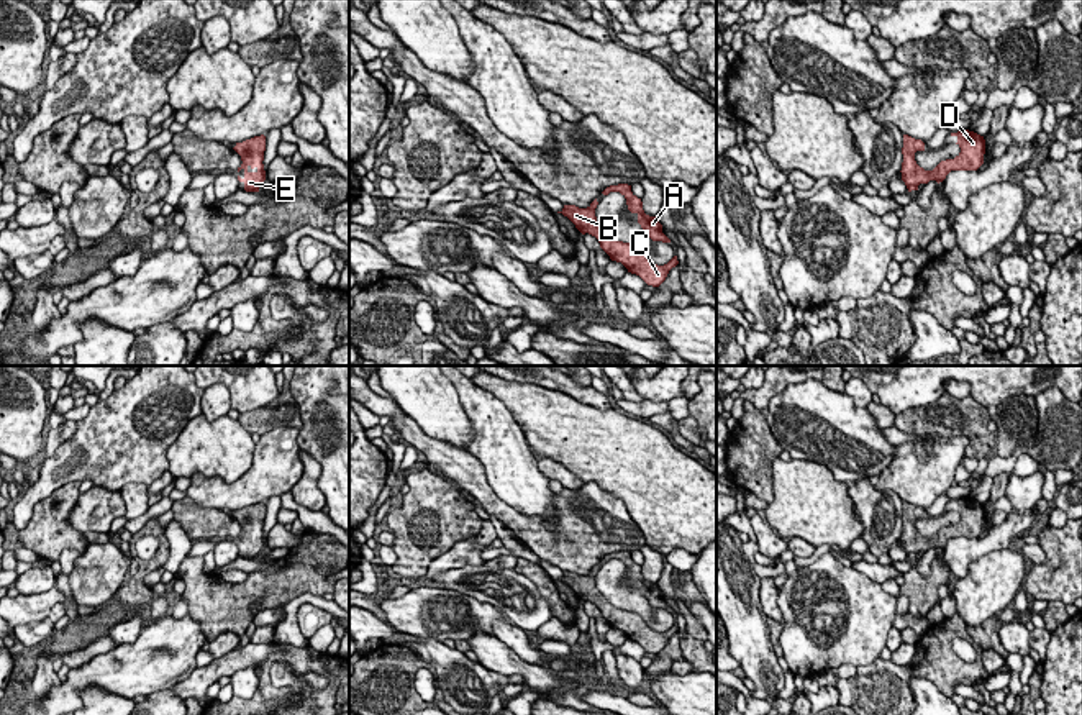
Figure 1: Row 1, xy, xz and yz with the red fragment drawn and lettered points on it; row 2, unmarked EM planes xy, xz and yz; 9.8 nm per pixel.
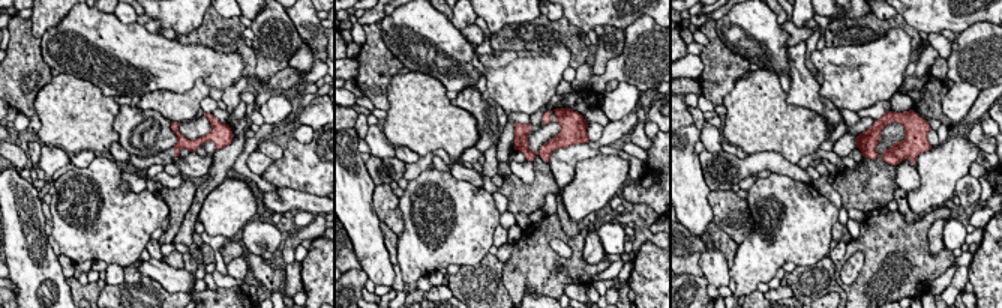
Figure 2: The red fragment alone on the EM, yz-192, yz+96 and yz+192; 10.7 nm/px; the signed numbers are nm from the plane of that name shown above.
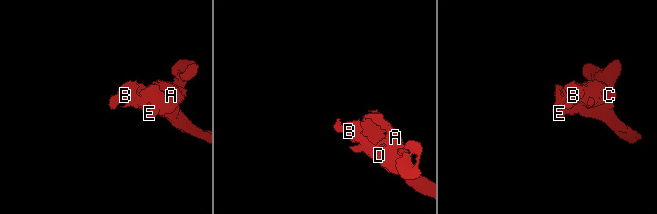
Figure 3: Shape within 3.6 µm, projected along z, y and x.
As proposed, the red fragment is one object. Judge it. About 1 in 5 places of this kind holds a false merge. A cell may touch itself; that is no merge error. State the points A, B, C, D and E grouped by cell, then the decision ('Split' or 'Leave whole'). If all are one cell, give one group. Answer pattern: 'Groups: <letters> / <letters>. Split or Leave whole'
Groups: A B C D E. Leave whole

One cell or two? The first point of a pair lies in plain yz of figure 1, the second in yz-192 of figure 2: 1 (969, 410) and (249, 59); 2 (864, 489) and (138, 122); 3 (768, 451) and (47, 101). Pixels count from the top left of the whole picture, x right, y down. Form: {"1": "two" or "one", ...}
{"1": "one", "2": "one", "3": "two"}

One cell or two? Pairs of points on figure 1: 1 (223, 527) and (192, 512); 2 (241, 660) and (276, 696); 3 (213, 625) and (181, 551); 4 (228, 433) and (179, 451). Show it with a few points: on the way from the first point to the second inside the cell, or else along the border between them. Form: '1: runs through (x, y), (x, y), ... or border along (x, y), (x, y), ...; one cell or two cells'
1: runs through (215, 523), (204, 523), (200, 520); one cell
2: border along (271, 651), (256, 666); two cells
3: border along (187, 555), (174, 573); two cells
4: runs through (217, 445), (190, 451); one cell

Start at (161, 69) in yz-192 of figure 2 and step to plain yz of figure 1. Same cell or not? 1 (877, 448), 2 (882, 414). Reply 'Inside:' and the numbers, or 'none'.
Inside: 1

